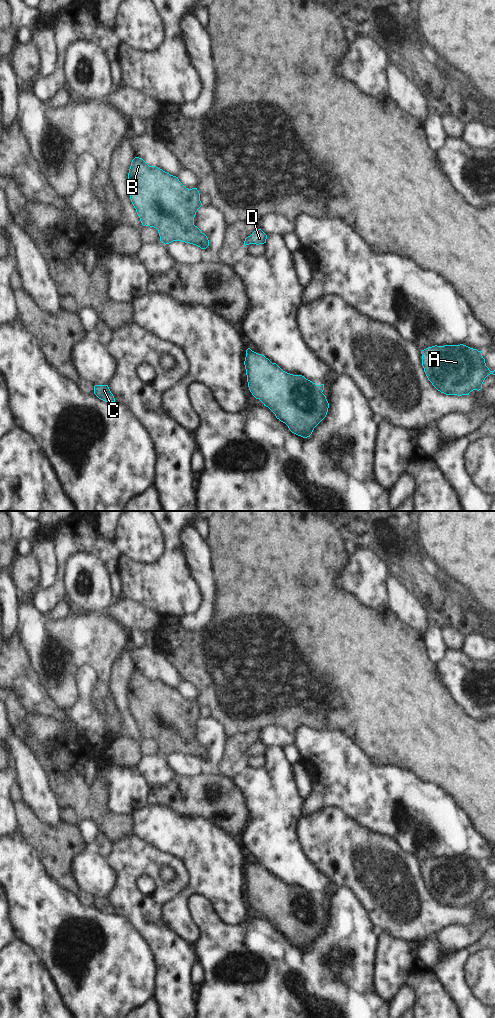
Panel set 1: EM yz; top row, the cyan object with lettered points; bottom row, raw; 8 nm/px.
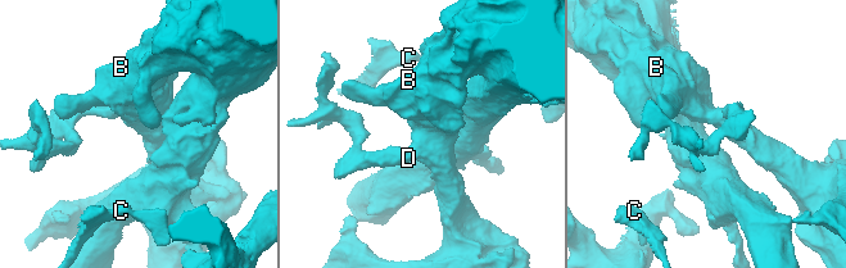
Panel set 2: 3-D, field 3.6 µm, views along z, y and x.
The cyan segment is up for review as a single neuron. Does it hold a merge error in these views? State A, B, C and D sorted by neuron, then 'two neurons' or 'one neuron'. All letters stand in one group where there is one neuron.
A B C D | one neuron

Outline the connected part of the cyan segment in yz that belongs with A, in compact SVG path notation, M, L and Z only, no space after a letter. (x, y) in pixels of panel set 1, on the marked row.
M466 345L432 346L421 351L422 366L428 380L441 393L446 395L469 395L473 390L481 390L485 378L493 374L486 366L481 351Z

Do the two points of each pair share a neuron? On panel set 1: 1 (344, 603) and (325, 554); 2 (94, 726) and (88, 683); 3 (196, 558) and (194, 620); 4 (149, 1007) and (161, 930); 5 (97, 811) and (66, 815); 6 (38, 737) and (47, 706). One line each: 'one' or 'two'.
1: one
2: one
3: one
4: two
5: two
6: two

